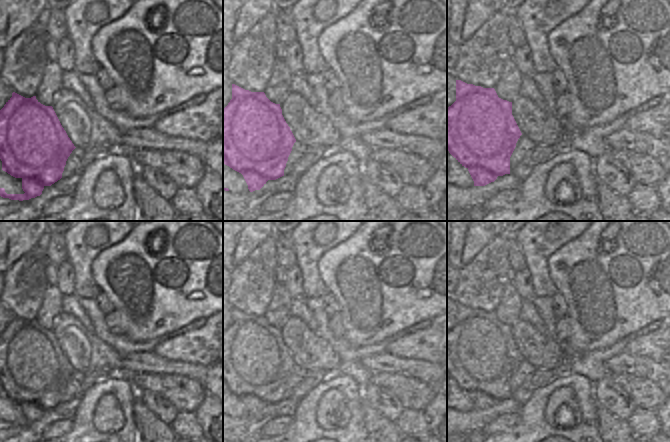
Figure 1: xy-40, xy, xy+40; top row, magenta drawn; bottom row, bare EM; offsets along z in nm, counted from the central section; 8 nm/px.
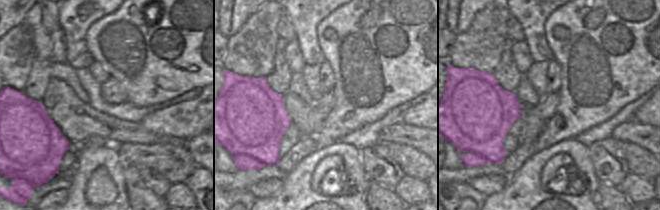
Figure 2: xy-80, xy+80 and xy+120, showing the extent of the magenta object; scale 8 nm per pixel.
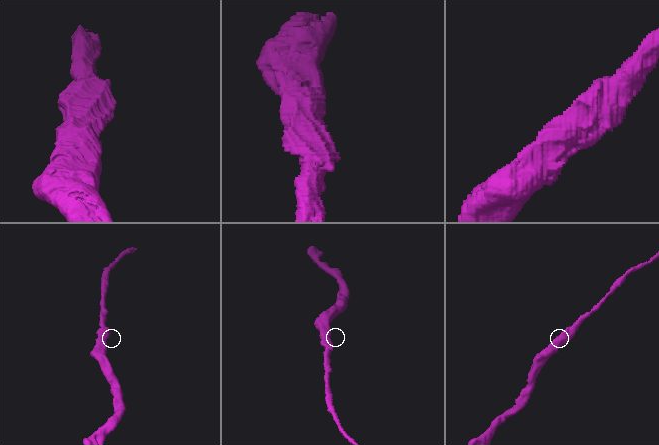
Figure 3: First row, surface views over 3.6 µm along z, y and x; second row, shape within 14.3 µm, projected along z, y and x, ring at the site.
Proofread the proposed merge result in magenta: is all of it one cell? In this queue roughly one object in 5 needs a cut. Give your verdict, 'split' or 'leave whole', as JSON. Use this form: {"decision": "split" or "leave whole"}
{"decision": "leave whole"}

